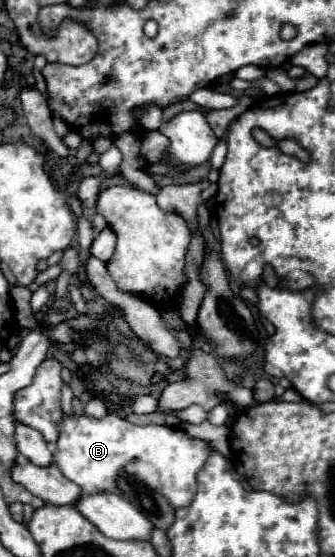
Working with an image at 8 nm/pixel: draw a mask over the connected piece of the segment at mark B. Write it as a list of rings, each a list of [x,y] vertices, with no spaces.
[[[106,414],[102,420],[90,416],[64,416],[54,446],[54,462],[66,478],[82,488],[84,494],[96,494],[102,490],[116,492],[114,482],[124,470],[142,480],[148,488],[164,494],[170,504],[178,508],[192,502],[196,494],[196,472],[204,466],[208,450],[204,440],[190,438],[182,428],[136,426],[118,414]]]

